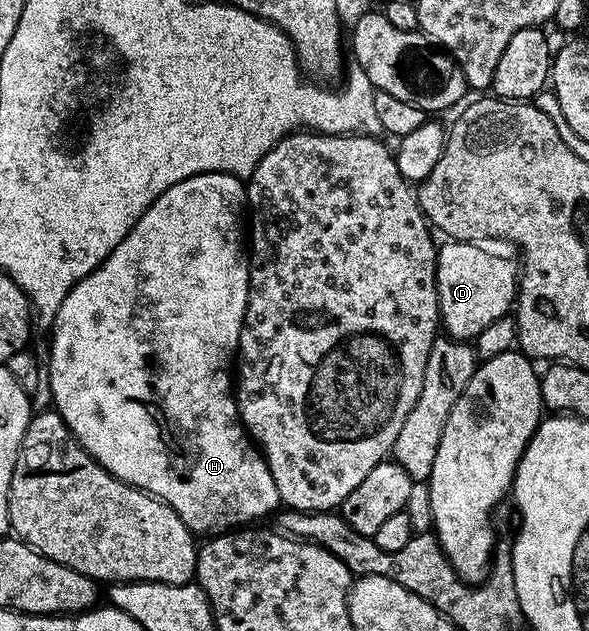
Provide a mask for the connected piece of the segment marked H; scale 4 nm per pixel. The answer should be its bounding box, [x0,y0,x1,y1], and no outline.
[50,172,280,534]

